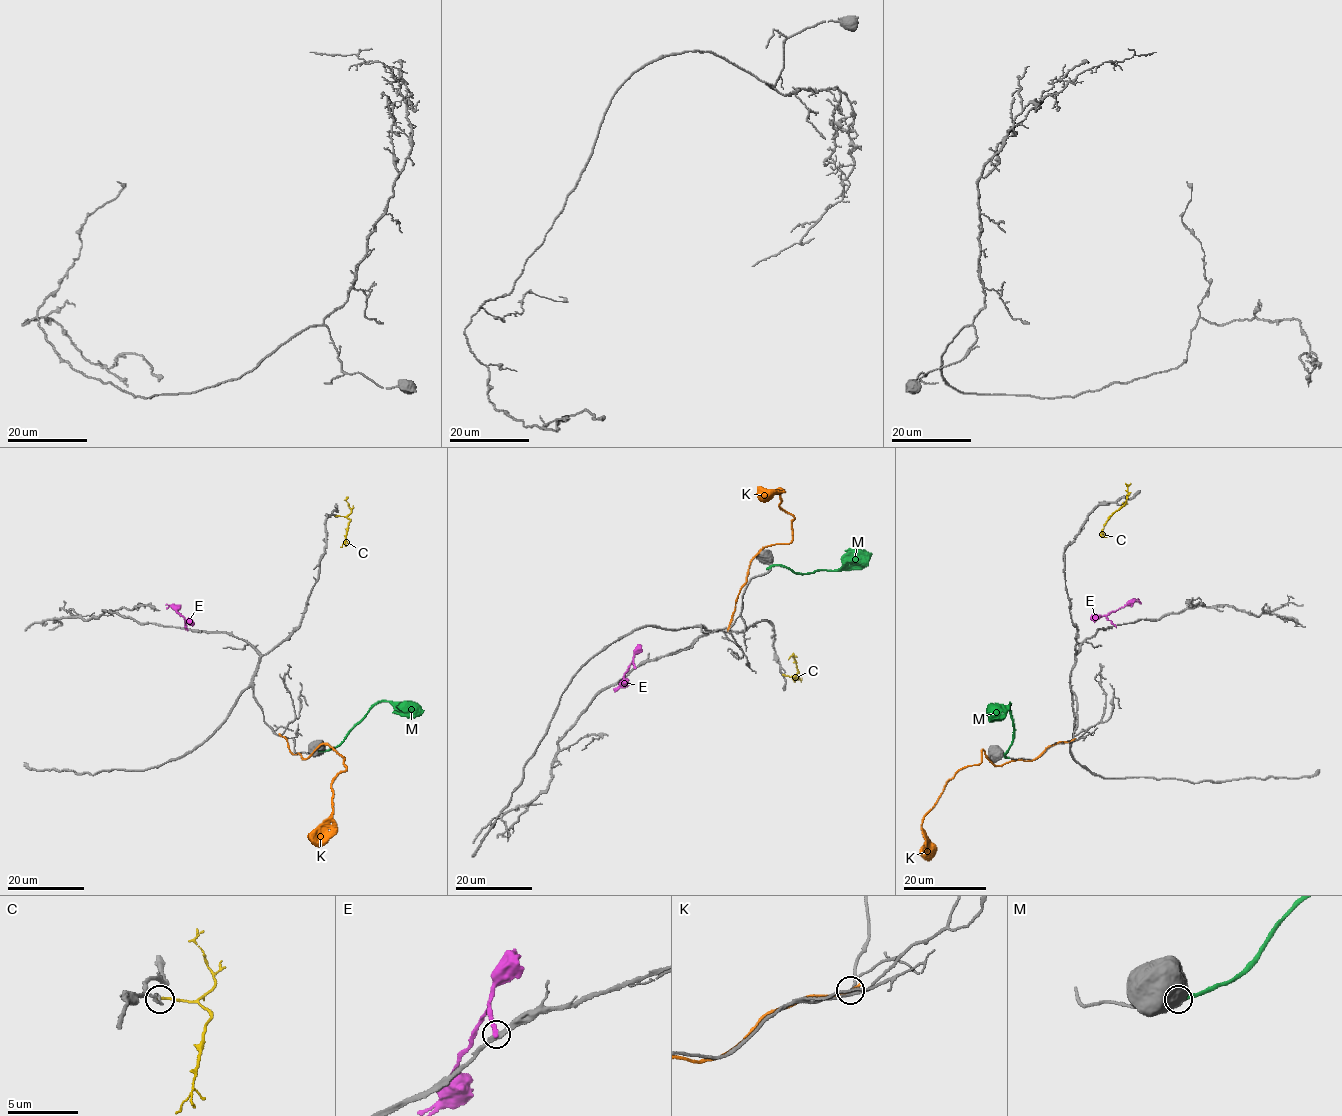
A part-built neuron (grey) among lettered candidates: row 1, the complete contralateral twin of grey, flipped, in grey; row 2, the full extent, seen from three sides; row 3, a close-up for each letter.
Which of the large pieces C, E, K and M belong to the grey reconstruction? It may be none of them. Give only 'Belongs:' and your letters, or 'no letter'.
Belongs: no letter

